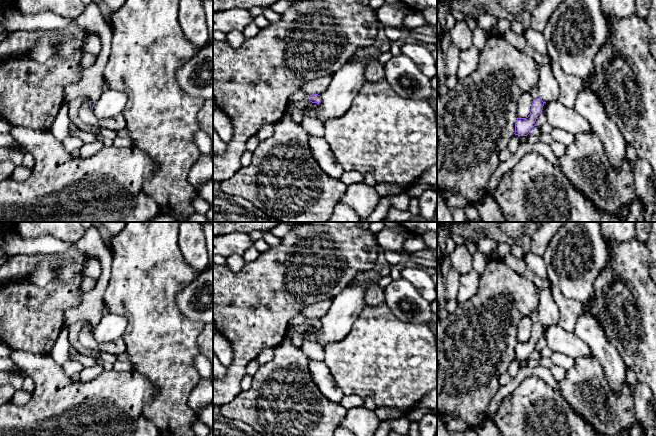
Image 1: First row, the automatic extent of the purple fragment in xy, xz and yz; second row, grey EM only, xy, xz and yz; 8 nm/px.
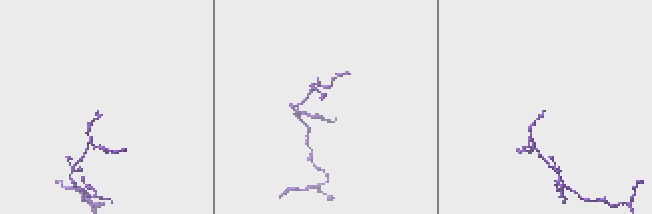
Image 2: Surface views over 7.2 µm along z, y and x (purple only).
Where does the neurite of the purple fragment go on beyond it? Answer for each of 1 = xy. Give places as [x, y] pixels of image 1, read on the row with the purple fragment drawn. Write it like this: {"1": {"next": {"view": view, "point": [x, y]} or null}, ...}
{"1": {"next": {"view": "xy", "point": [89, 85]}}}

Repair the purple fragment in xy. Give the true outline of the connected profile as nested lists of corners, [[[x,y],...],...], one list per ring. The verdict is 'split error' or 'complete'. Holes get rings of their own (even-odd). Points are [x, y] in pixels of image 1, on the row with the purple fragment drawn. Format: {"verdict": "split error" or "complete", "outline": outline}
{"verdict": "split error", "outline": [[[93,1],[74,21],[82,28],[98,34],[101,40],[101,51],[95,63],[83,71],[80,79],[66,86],[65,101],[70,102],[85,97],[90,101],[92,110],[95,102],[103,93],[104,68],[110,56],[112,29],[106,24],[99,7]]]}

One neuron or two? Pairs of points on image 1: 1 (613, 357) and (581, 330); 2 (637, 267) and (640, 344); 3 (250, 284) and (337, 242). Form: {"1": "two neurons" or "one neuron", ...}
{"1": "one neuron", "2": "one neuron", "3": "one neuron"}

